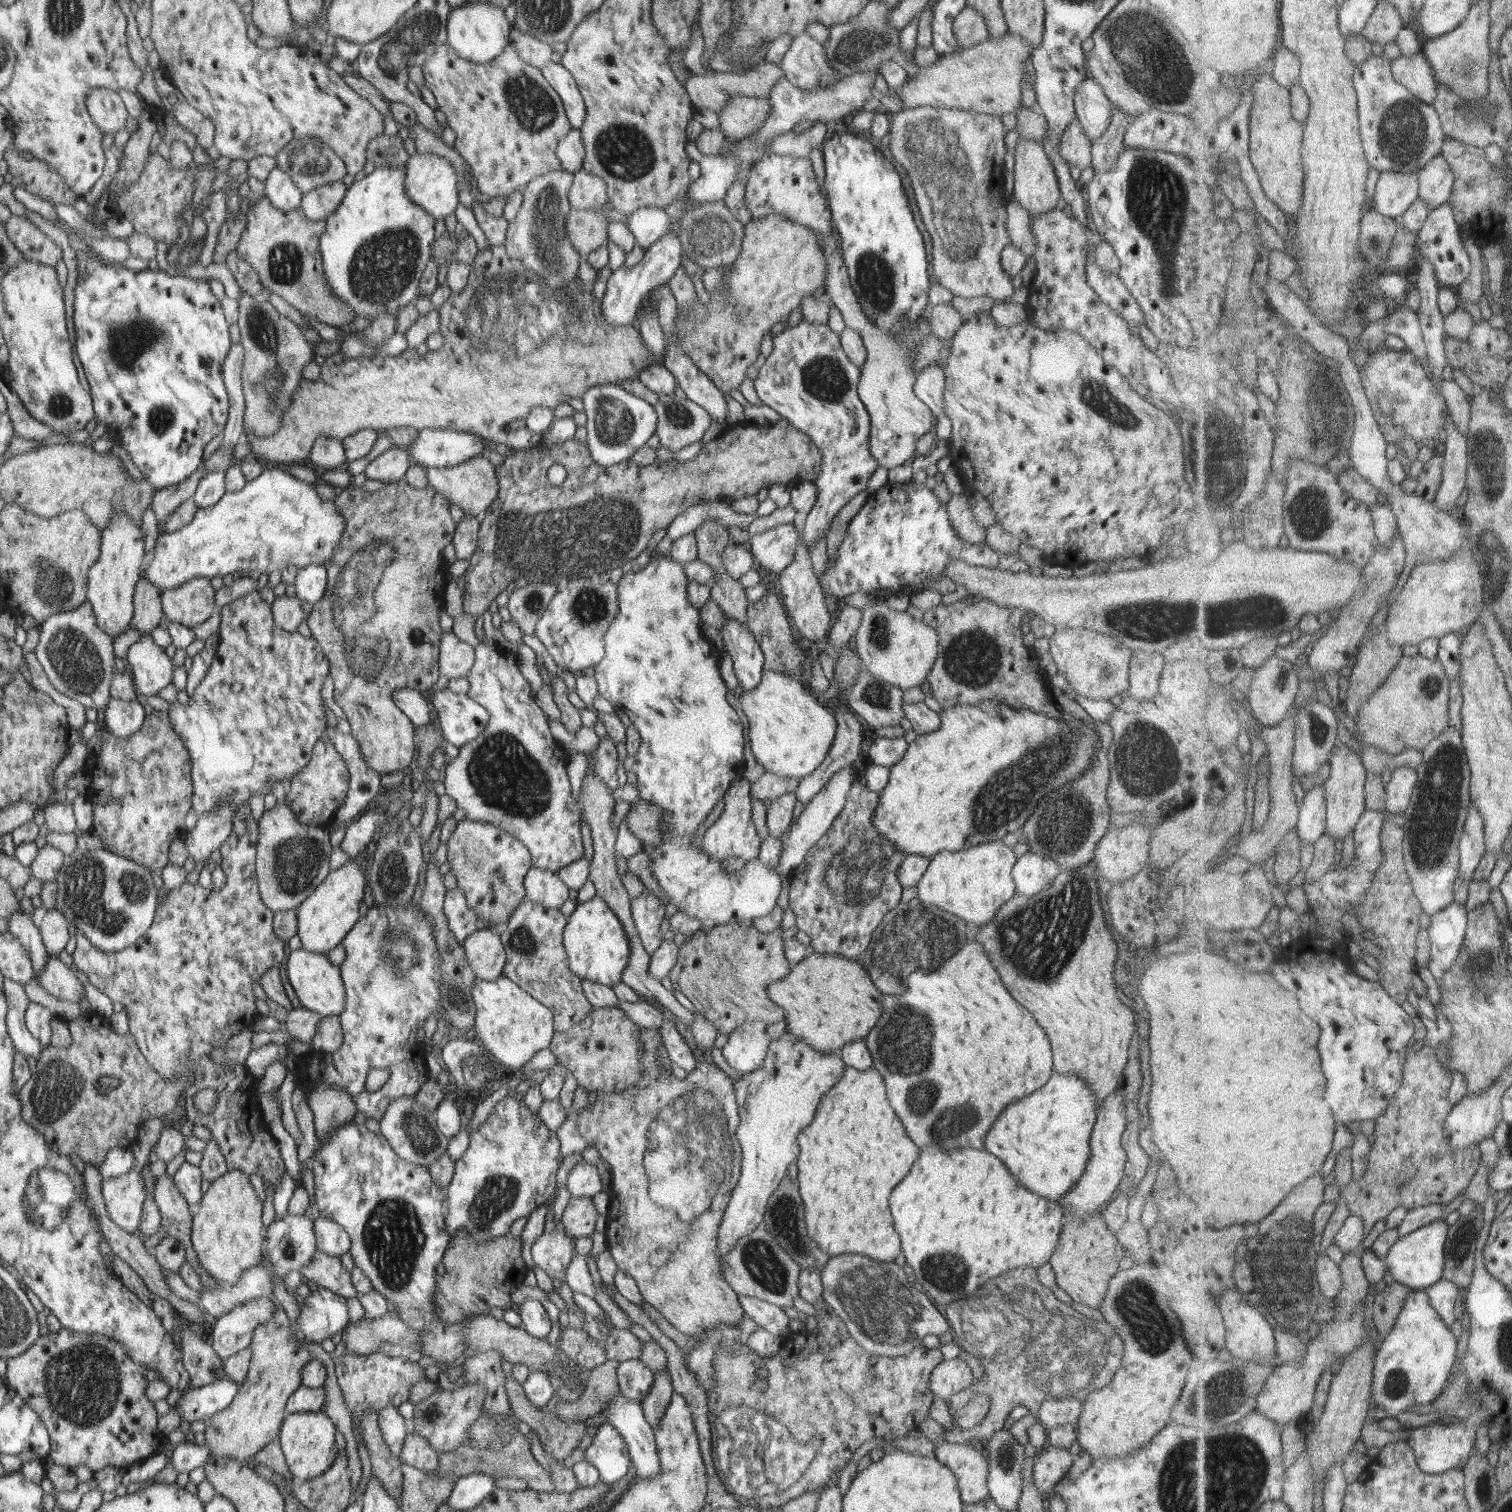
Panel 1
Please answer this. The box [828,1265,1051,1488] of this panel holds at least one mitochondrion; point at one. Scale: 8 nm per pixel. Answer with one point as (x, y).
(1005, 1455)

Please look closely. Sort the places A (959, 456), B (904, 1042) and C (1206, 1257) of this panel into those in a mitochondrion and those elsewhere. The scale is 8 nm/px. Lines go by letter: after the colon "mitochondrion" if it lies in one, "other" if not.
A: other
B: mitochondrion
C: other

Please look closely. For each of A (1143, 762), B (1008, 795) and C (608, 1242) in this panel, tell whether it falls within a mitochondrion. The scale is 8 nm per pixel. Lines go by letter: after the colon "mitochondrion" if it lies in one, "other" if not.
A: mitochondrion
B: mitochondrion
C: other

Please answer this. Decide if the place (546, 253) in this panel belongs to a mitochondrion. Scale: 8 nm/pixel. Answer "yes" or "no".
yes

